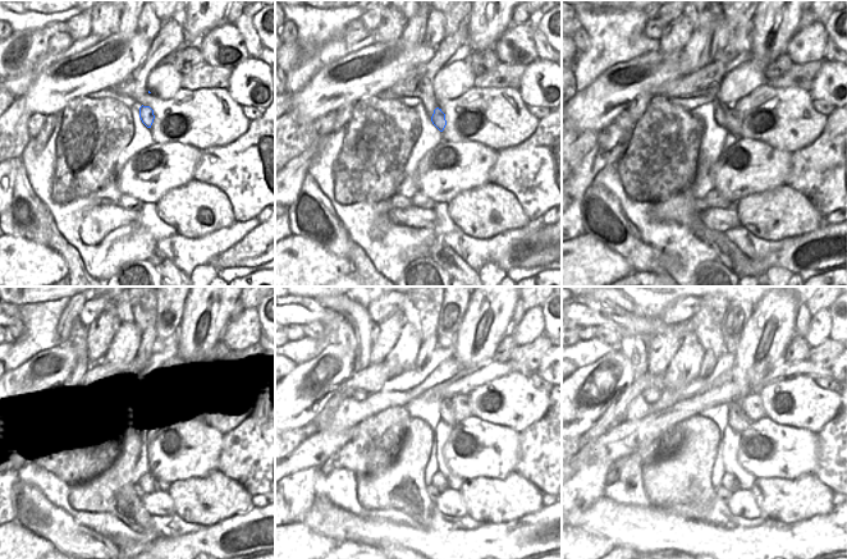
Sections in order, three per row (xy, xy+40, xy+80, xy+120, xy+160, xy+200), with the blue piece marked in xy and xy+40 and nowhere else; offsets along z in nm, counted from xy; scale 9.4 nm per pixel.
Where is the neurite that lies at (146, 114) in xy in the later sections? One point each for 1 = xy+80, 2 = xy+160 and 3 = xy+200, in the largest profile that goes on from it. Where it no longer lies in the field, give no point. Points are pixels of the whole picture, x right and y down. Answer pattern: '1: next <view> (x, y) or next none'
1: next xy+80 (731, 122)
2: next xy+160 (461, 403)
3: next xy+200 (751, 404)

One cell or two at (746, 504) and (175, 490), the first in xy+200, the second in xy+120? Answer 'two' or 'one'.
two

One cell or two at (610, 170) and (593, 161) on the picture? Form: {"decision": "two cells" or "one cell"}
{"decision": "two cells"}

